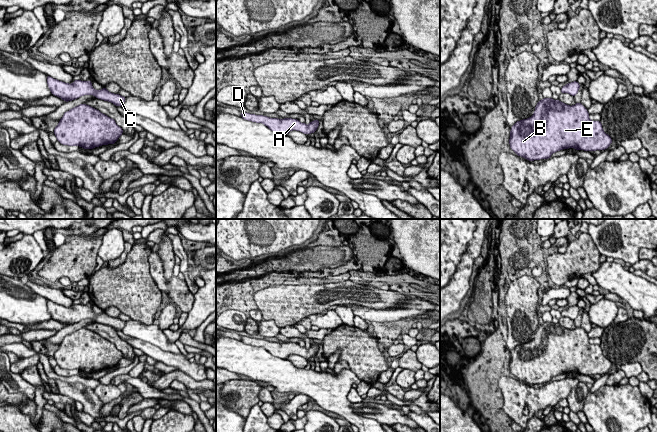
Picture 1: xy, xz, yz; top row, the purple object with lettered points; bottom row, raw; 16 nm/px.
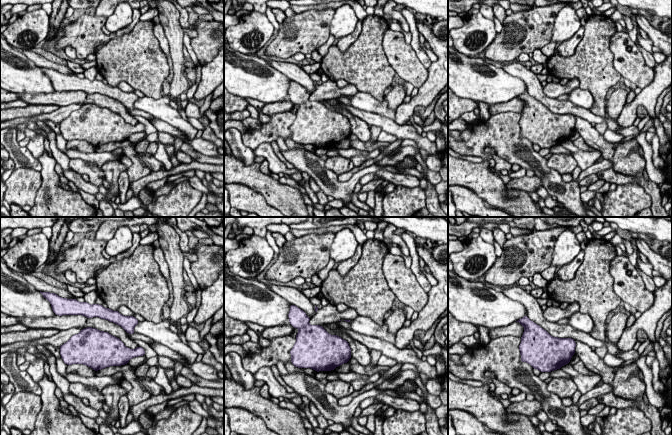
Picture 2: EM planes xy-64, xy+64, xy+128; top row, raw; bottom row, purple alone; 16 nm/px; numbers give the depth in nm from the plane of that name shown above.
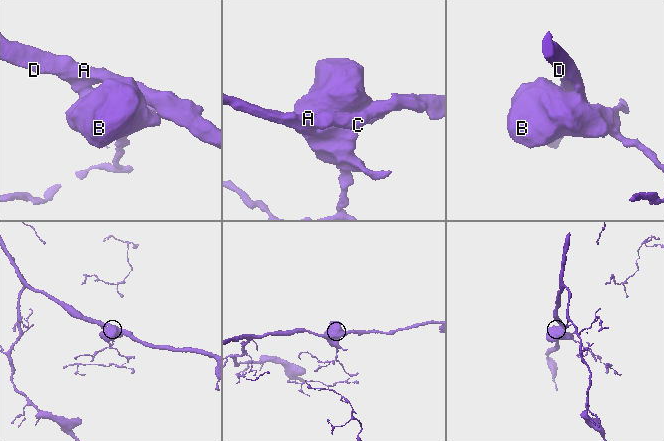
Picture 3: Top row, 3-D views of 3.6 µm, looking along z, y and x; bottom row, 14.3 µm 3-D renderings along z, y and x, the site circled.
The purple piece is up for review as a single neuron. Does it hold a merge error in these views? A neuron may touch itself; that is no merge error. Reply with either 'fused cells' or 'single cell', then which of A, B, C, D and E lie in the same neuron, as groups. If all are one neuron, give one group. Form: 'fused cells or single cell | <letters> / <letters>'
single cell | A B C D E

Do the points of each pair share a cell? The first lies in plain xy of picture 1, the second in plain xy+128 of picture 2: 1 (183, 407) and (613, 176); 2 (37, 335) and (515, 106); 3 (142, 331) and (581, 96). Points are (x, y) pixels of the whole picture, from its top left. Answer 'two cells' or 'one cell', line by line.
1: one cell
2: one cell
3: one cell

